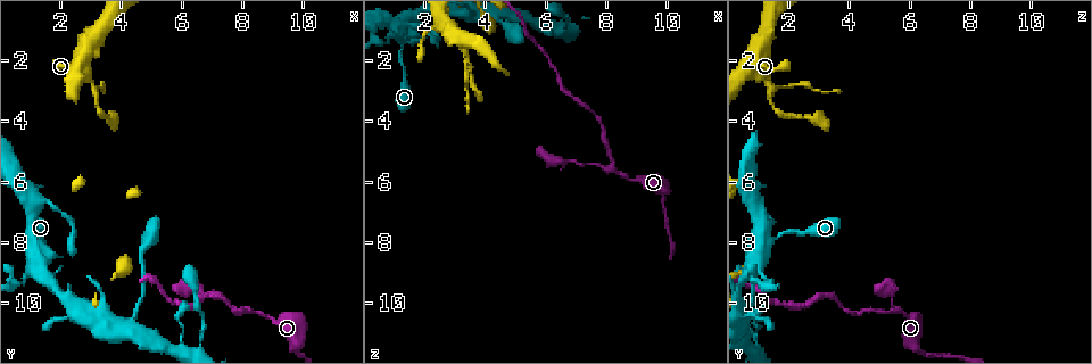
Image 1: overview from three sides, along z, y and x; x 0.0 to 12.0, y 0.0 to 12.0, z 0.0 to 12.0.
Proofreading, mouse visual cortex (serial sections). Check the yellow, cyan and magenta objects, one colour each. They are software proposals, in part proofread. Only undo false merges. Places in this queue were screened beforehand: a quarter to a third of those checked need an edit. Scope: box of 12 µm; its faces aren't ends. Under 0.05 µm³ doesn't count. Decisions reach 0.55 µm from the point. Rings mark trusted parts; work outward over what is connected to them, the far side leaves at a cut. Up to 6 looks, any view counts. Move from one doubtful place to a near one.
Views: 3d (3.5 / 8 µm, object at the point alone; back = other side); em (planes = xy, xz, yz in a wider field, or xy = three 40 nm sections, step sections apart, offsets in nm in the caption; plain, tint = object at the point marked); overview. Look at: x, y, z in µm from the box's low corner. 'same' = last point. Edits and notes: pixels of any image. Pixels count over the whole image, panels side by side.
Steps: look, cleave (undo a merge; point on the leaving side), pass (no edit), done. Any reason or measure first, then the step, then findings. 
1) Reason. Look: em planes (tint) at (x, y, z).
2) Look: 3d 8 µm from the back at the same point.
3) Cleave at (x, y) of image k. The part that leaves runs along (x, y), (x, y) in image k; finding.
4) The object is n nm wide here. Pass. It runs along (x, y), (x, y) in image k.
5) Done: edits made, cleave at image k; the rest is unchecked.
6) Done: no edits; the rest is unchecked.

Arms part here. Look: 3d 3.5 µm at (1.1, 6.7, 0.8).

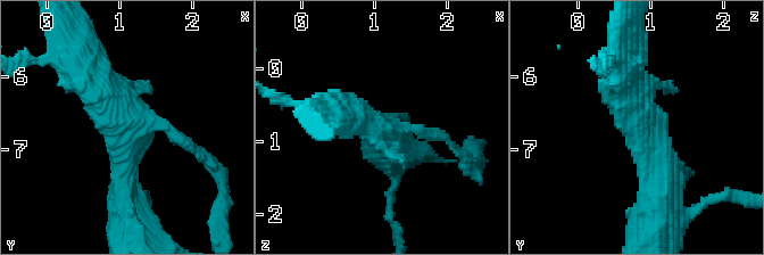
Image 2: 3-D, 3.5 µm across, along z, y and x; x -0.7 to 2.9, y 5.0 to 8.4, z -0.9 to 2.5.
Look: em xy step 1 (tint) at (1.05, 6.60, 0.85).

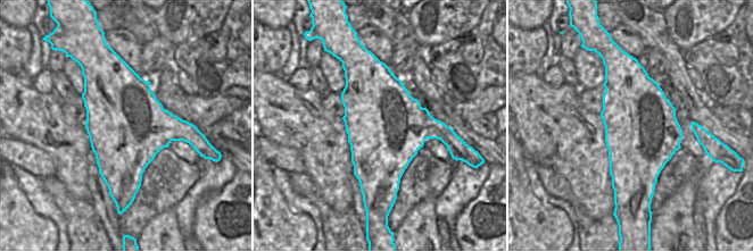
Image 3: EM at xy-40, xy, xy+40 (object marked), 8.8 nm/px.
Pass. It runs along (122, 197), (122, 109), (80, 64) in image 2; one cell here.

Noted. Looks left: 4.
Sudden change in width. Look: 3d 3.5 µm at (3.0, 2.9, 1.4).

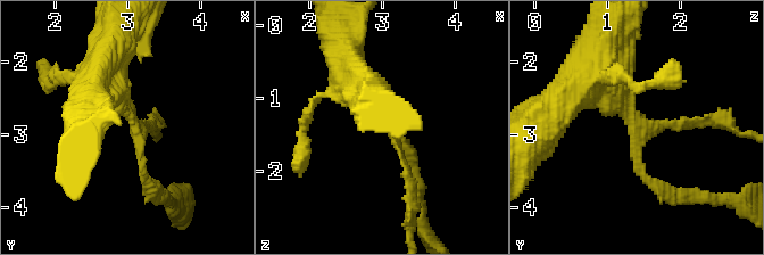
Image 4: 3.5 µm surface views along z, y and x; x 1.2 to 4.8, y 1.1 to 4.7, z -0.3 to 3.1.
Now the EM. Look: em xy step 5 (tint) at (3.10, 2.95, 1.40).

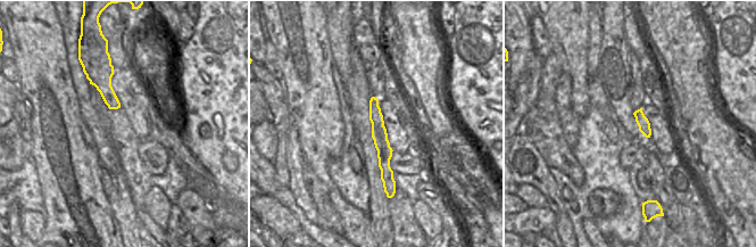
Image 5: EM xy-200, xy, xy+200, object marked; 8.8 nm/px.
Cleave at (634, 150) of image 4. The part that leaves runs along (627, 117), (640, 170), (675, 194) in image 4; a second cell is stuck on.

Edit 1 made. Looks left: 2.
Small branch off a trunk. Look: 3d 3.5 µm at (6.7, 11.3, 1.1).

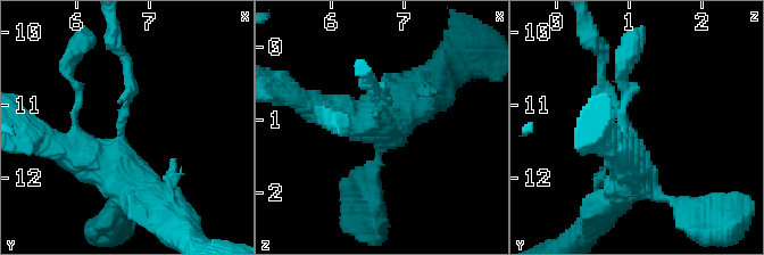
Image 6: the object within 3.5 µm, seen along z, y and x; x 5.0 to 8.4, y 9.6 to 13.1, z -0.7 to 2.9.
3 arms meet here; the arms are 150, 450, 450 nm wide. Look: em xy step 5 (tint) at (6.65, 11.30, 1.00).

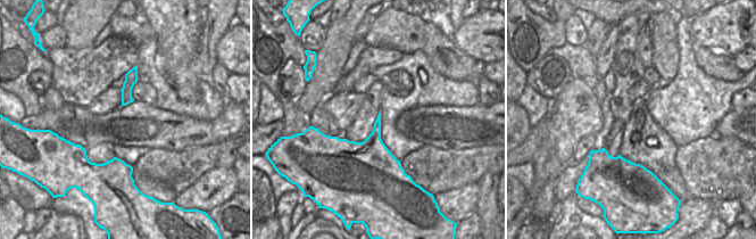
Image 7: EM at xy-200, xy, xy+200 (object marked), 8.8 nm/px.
Pass. All the same cell.

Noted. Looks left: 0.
Done: edits made, cleave at image 4; the rest is unchecked.

